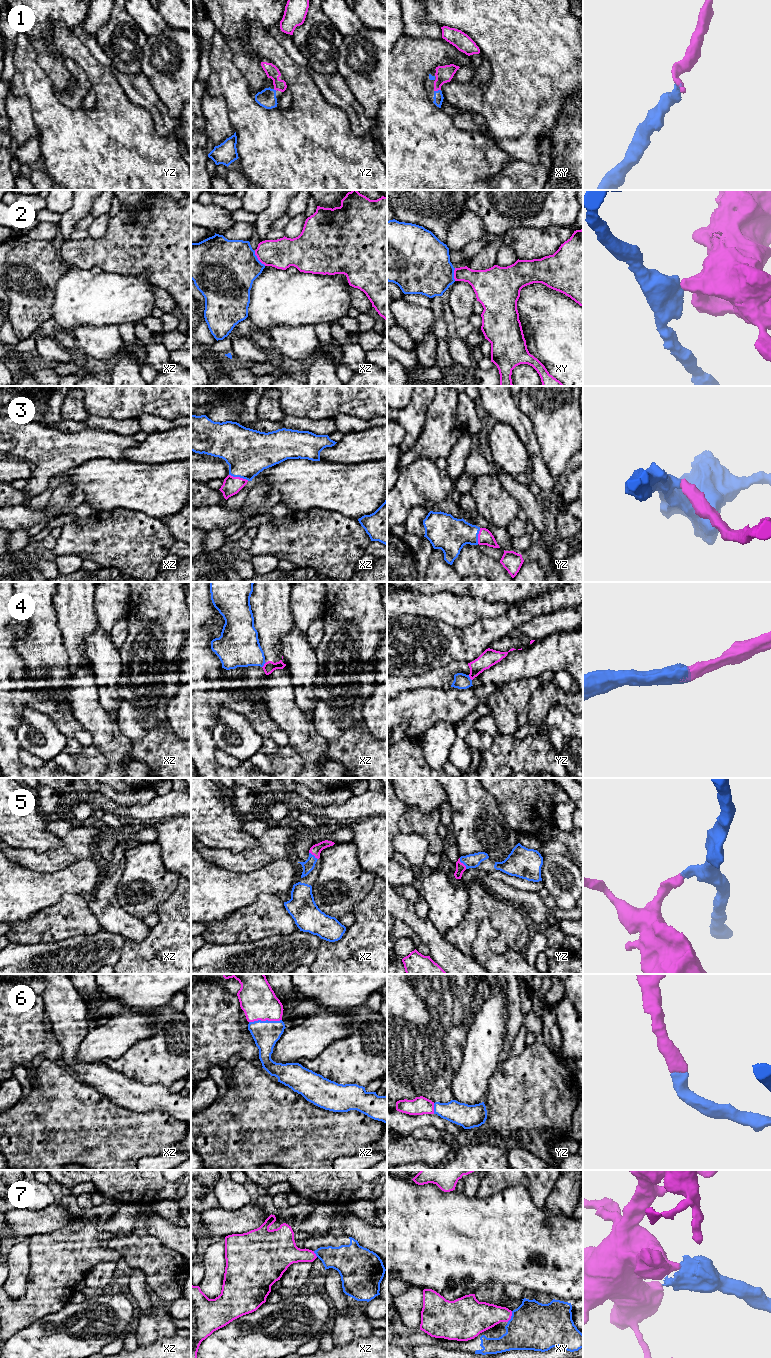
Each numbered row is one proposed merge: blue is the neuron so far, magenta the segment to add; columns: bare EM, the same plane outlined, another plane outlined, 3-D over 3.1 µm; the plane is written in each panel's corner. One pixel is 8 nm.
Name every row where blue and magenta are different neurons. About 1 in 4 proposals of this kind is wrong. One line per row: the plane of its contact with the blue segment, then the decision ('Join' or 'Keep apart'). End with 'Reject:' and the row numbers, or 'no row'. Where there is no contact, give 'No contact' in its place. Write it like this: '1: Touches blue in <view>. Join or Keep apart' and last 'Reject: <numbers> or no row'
1: Touches blue in xy. Join
2: Touches blue in xz. Keep apart
3: Touches blue in xz. Join
4: Touches blue in xz. Keep apart
5: Touches blue in yz. Join
6: Touches blue in xz. Join
7: Touches blue in xy. Keep apart
Reject: 2, 4, 7

